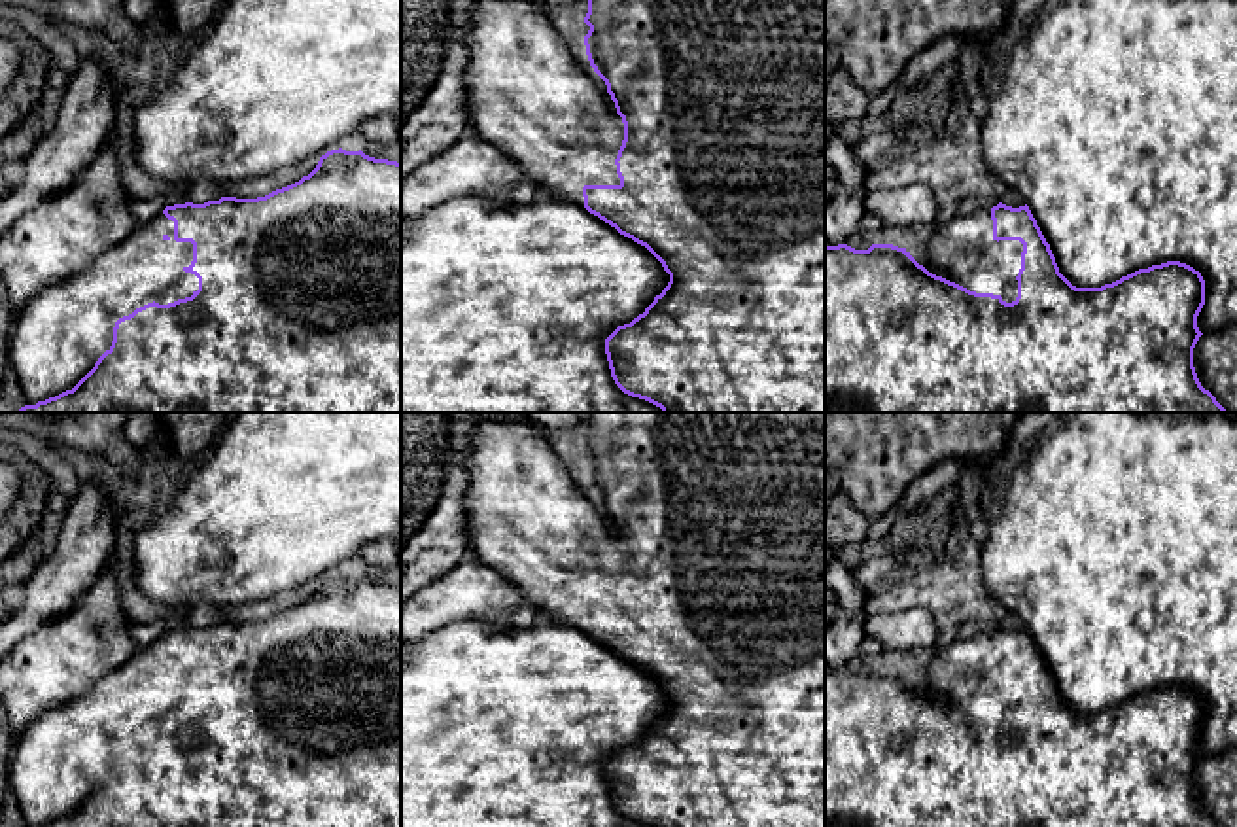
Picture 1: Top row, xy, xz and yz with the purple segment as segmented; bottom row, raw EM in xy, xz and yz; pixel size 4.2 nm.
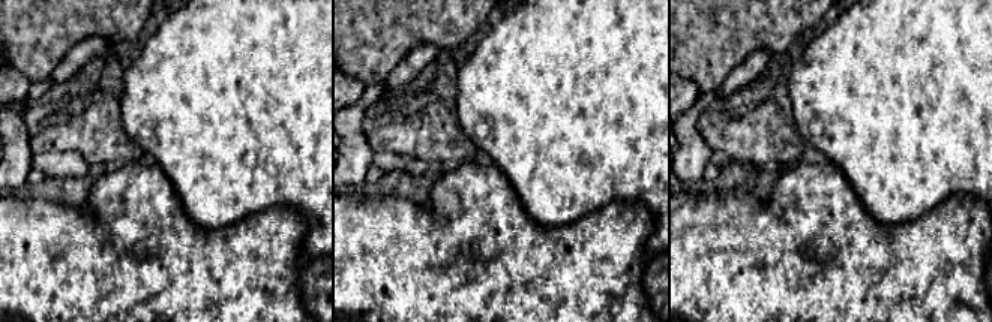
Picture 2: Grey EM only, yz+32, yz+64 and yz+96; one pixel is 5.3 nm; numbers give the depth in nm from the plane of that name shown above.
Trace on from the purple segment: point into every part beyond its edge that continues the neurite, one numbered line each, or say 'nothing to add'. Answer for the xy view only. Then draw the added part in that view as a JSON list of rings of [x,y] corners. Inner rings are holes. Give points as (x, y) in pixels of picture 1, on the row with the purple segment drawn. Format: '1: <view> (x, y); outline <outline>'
1: xy (57, 337); outline [[[163,212],[83,273],[44,288],[15,316],[9,361],[25,396],[45,401],[72,390],[110,350],[115,322],[148,303],[191,297],[199,278],[183,269],[193,244],[174,240]]]

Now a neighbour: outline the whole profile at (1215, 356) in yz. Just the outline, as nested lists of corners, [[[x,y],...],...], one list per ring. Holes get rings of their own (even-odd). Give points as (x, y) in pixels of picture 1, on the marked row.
[[[1237,322],[1199,337],[1193,367],[1201,386],[1228,413],[1237,413]]]

